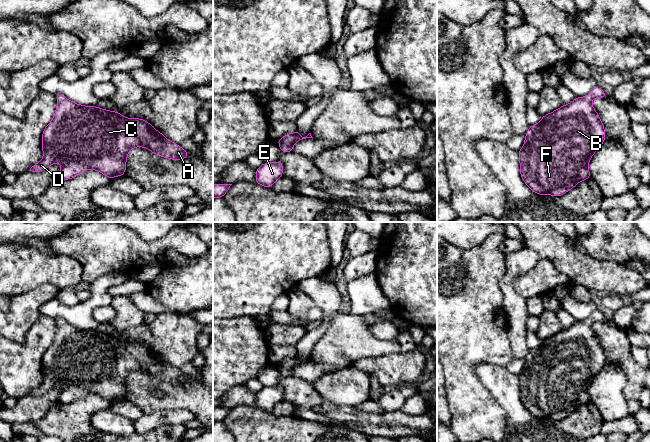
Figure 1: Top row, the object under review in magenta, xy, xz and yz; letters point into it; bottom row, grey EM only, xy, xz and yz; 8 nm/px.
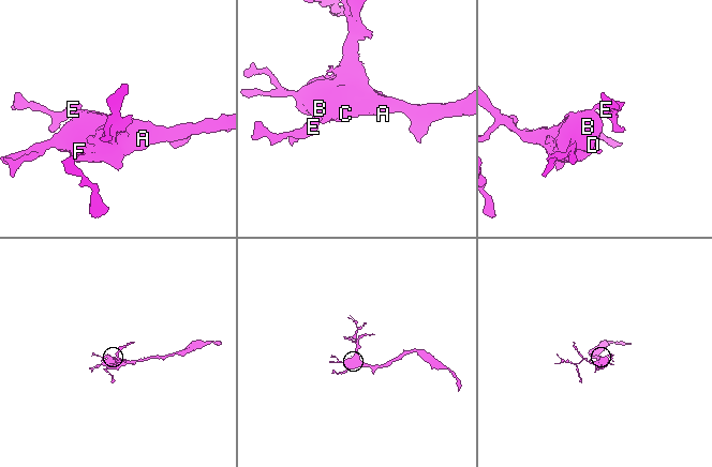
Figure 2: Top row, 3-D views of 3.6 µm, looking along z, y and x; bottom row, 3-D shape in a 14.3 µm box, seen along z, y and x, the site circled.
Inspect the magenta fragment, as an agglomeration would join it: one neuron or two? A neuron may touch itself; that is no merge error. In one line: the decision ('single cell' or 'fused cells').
single cell

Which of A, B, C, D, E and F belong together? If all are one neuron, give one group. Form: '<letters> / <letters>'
A B C D E F

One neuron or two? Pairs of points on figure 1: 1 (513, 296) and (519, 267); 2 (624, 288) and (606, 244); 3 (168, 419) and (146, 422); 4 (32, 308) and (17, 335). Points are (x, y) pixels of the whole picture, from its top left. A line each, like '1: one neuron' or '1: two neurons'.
1: one neuron
2: two neurons
3: one neuron
4: one neuron

